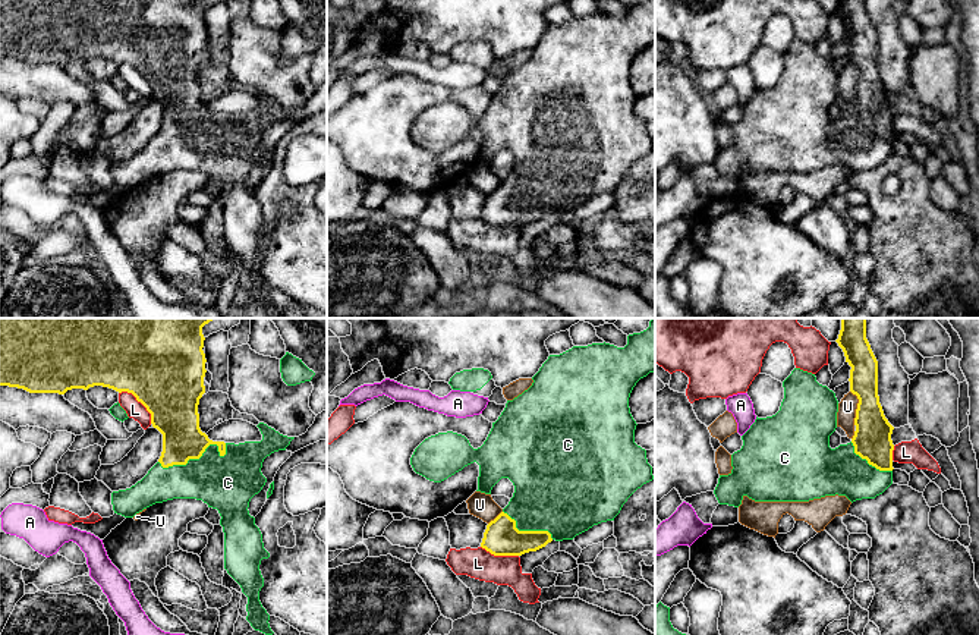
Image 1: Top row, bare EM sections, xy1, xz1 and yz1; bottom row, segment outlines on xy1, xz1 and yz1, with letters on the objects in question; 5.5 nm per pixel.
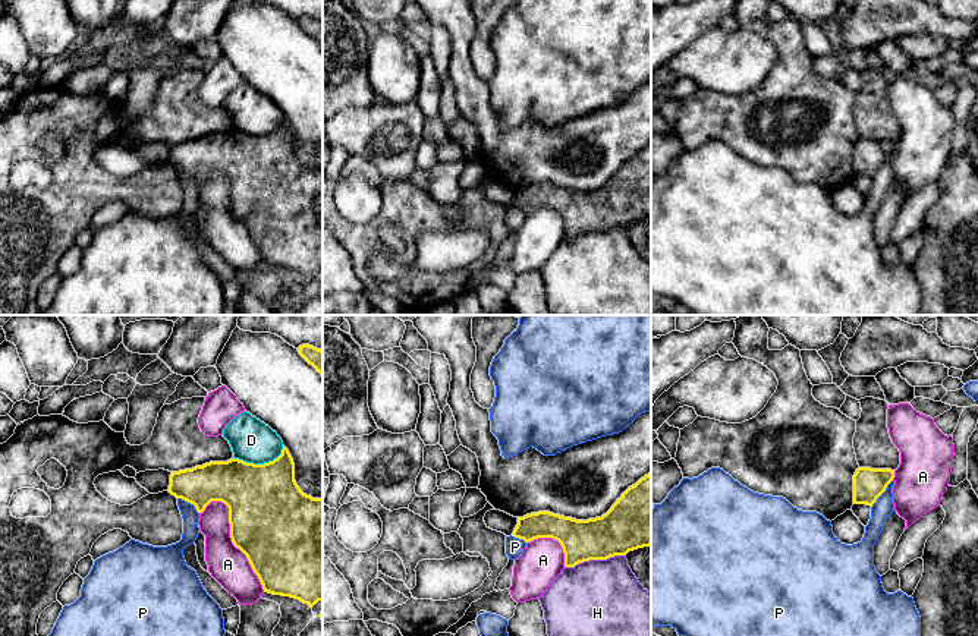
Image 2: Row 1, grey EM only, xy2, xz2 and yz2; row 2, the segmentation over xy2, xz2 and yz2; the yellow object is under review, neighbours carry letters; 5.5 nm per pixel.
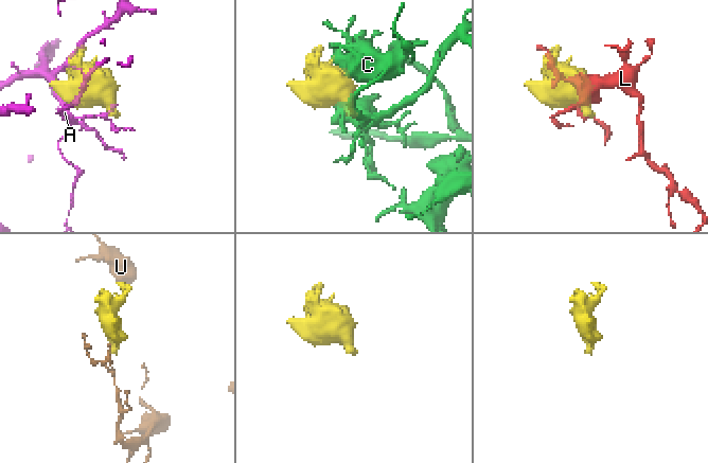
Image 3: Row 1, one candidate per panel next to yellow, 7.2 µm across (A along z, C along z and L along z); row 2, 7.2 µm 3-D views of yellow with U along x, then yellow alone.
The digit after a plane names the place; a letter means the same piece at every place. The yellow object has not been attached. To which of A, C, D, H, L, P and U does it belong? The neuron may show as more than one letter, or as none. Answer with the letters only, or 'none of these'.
C

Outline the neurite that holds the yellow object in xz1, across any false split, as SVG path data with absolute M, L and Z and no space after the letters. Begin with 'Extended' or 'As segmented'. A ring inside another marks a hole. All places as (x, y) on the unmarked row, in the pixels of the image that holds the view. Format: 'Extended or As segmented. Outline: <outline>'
Extended. Outline: M655 0L627 7L627 16L617 19L610 15L573 18L550 26L532 48L532 57L513 72L478 120L457 104L438 104L425 110L413 123L413 142L429 153L441 154L465 138L479 136L478 161L491 166L492 158L509 150L514 157L513 169L503 183L487 197L481 219L494 227L522 227L545 219L553 211L573 211L601 194L614 192L627 170L643 155L654 151L646 122L635 114L636 92L629 79L629 69L636 54L655 43Z

